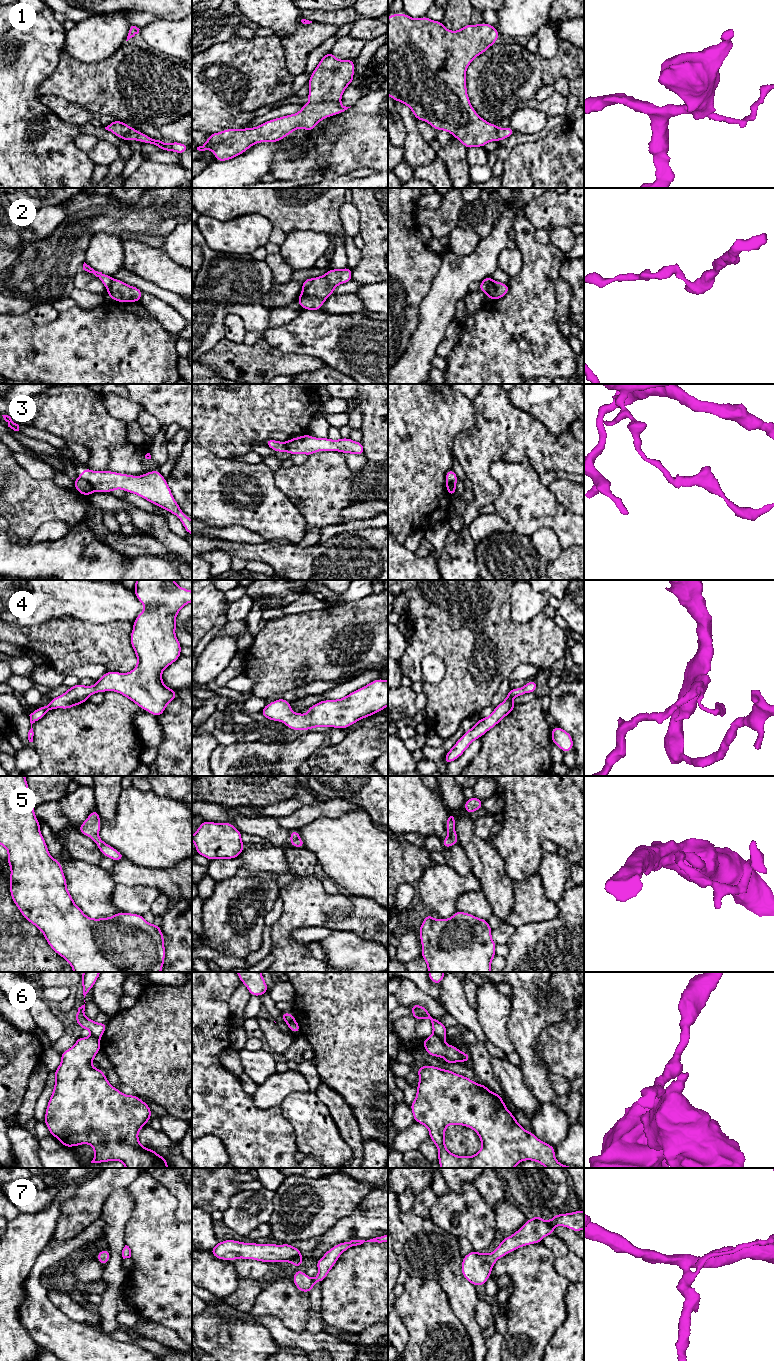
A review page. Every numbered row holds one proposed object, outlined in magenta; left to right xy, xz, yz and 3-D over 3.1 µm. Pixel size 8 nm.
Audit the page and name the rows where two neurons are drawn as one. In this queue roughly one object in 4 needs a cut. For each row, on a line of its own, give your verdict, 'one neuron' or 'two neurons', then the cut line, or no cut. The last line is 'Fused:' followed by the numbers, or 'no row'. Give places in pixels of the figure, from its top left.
1: one neuron | no cut
2: two neurons | xz (312, 279), (302, 290)
3: two neurons | xy (80, 477), (94, 490)
4: one neuron | no cut
5: one neuron | no cut
6: two neurons | yz (433, 1033), (443, 1040)
7: one neuron | no cut
Fused: 2, 3, 6

